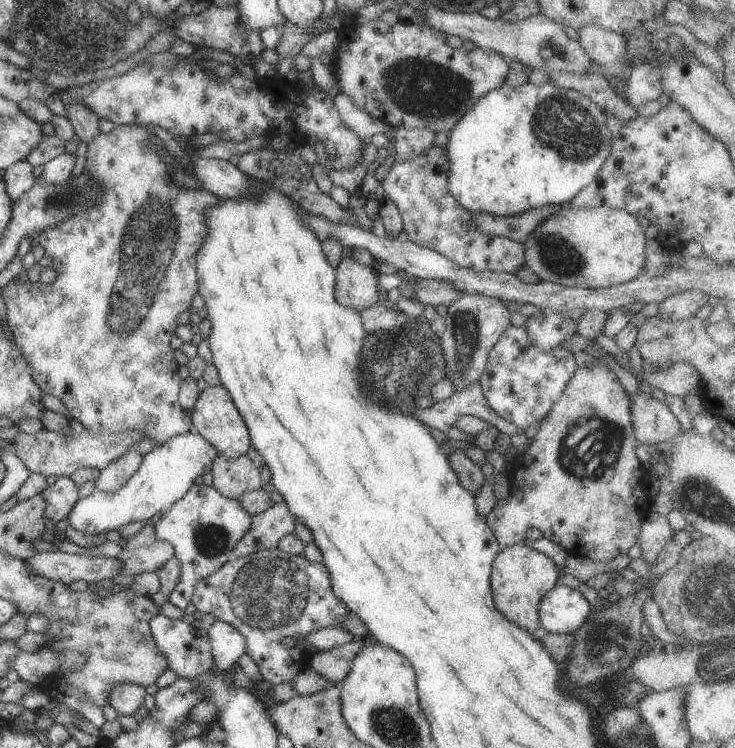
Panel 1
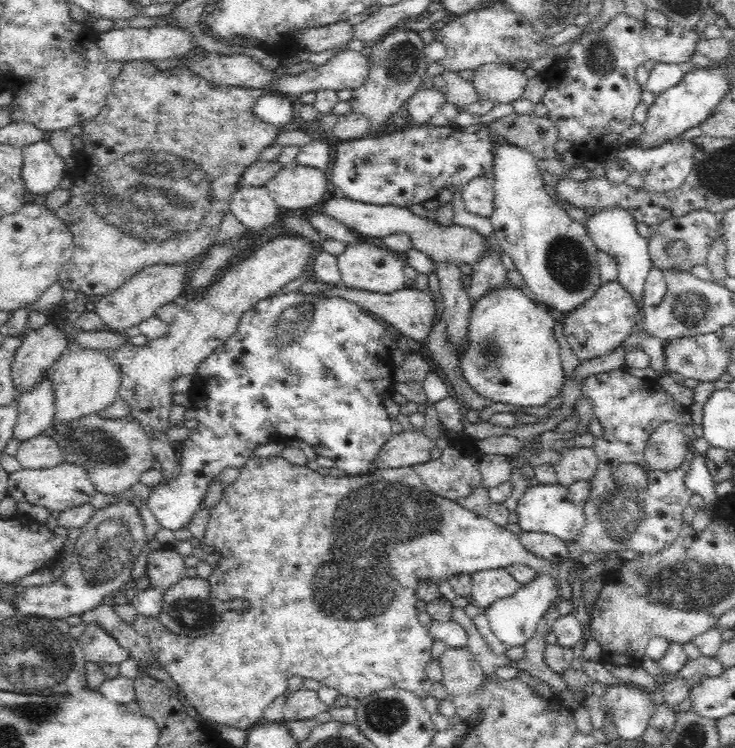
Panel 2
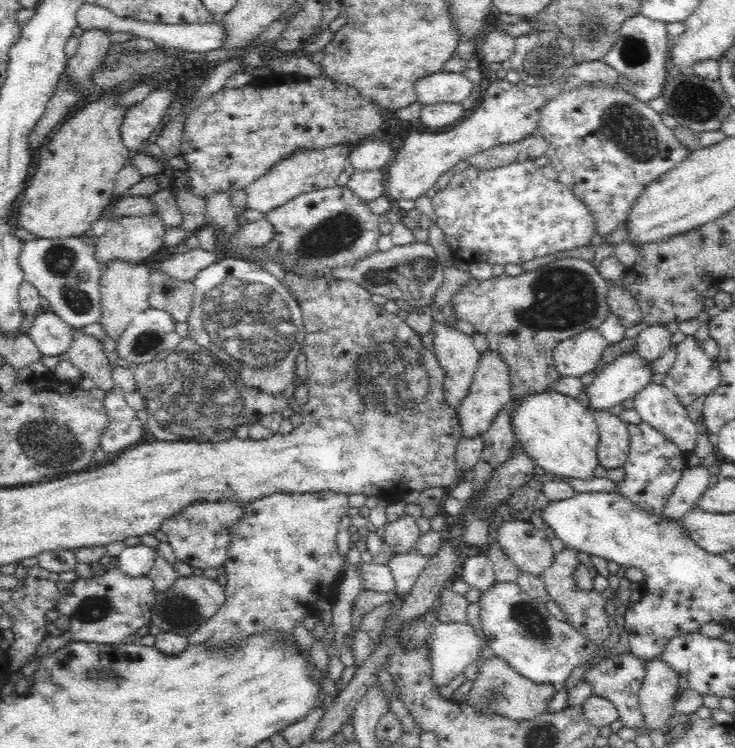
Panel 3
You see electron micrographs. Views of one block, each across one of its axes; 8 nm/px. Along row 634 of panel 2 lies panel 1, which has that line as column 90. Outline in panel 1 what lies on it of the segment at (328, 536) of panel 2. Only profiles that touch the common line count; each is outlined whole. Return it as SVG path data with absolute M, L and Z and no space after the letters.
M116 125L108 134L100 133L88 143L85 153L86 164L83 172L89 175L96 185L99 185L98 194L101 197L88 209L81 213L69 216L57 225L41 230L39 246L48 254L48 262L52 262L52 270L56 270L56 280L52 283L42 281L20 283L19 279L13 279L8 285L1 288L1 294L7 306L6 315L13 341L23 352L24 358L30 368L34 383L45 394L52 394L61 400L69 410L68 418L76 418L84 428L93 433L112 434L127 430L143 431L145 437L156 442L158 445L167 443L172 437L193 430L190 414L185 412L179 401L181 389L180 374L175 358L175 350L170 347L170 340L178 324L176 317L190 308L192 298L199 292L197 269L197 254L208 236L207 218L205 210L218 202L218 197L206 189L191 189L179 187L171 181L169 166L159 159L157 145L150 145L147 140L155 134L144 127L134 125Z

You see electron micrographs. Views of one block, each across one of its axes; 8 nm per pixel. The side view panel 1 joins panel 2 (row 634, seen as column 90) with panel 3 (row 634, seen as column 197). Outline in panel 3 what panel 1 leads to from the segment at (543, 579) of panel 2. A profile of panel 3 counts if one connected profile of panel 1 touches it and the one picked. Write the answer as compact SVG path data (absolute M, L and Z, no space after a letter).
M438 623L432 630L430 661L432 661L432 681L440 692L455 676L470 663L477 663L484 646L484 640L475 627L466 623Z

